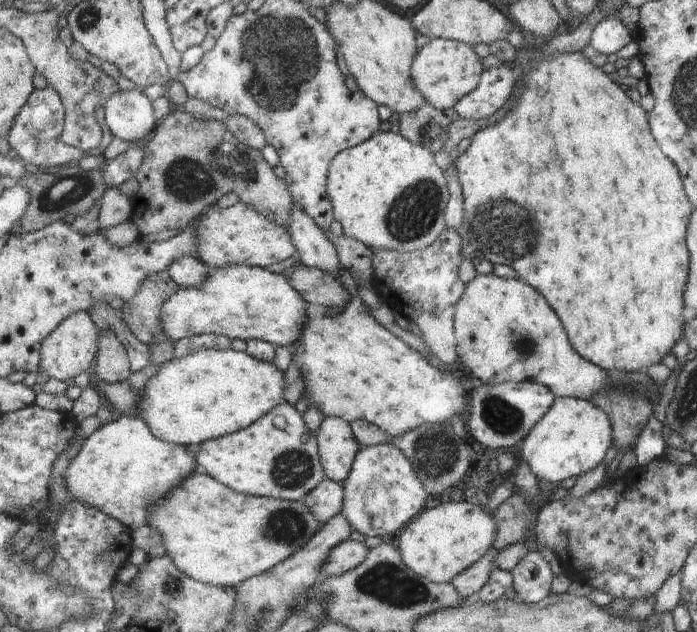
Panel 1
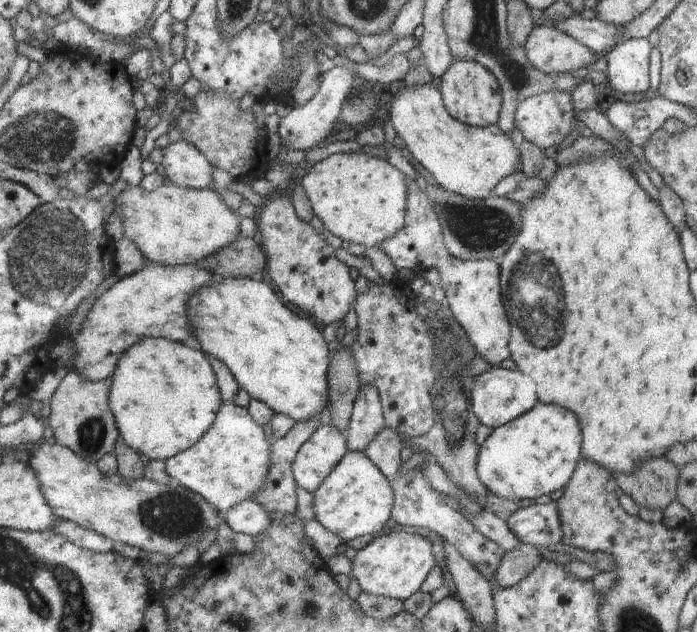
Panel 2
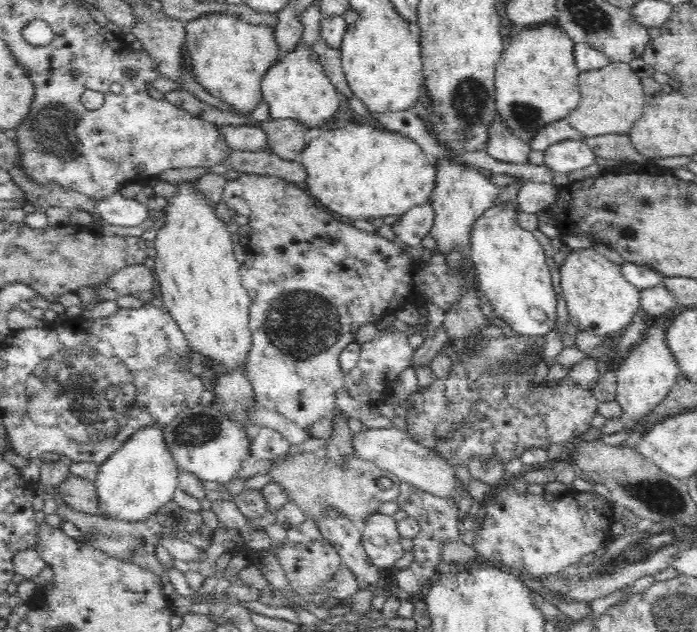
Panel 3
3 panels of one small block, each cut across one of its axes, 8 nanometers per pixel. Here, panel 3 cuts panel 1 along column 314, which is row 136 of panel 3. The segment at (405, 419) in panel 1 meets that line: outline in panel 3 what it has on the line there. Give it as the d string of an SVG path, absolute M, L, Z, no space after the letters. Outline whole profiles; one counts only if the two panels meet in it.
M346 123L330 131L323 131L317 138L305 145L299 159L304 167L304 189L318 200L322 210L330 213L343 223L352 220L384 219L386 216L401 217L412 208L429 202L438 184L437 167L420 146L409 137L394 131L385 131L370 125Z

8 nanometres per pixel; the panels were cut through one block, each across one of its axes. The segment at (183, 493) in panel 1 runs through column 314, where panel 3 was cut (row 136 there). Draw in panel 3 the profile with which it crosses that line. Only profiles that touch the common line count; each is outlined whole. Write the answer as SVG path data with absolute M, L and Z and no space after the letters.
M555 23L537 26L540 28L522 30L515 36L509 36L510 43L504 49L495 74L495 105L500 120L512 136L530 145L545 127L568 116L582 98L580 72L573 55L575 42Z

